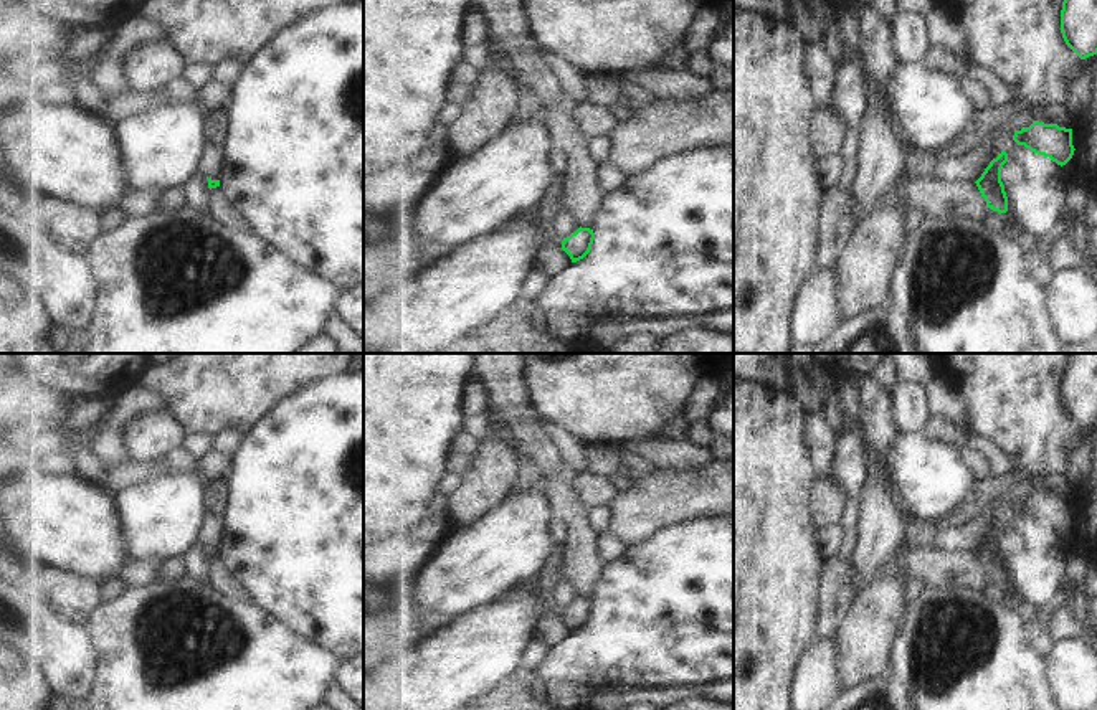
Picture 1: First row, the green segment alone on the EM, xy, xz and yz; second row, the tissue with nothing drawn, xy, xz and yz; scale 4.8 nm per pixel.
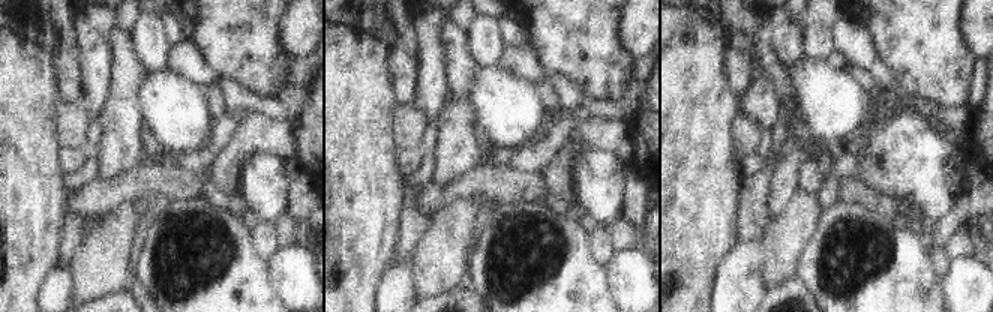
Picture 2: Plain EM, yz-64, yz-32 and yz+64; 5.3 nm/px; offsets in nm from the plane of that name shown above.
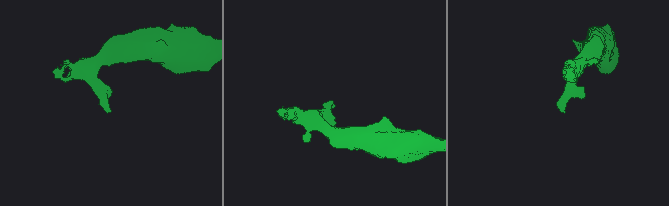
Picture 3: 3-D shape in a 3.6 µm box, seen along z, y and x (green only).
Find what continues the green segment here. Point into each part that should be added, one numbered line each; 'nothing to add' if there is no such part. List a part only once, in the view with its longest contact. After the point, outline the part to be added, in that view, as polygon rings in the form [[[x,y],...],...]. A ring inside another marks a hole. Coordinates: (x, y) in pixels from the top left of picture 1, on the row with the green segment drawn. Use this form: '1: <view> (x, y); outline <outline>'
nothing to add

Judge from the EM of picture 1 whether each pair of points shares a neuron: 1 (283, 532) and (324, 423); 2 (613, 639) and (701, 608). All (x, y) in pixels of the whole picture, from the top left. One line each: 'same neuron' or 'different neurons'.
1: same neuron
2: same neuron

